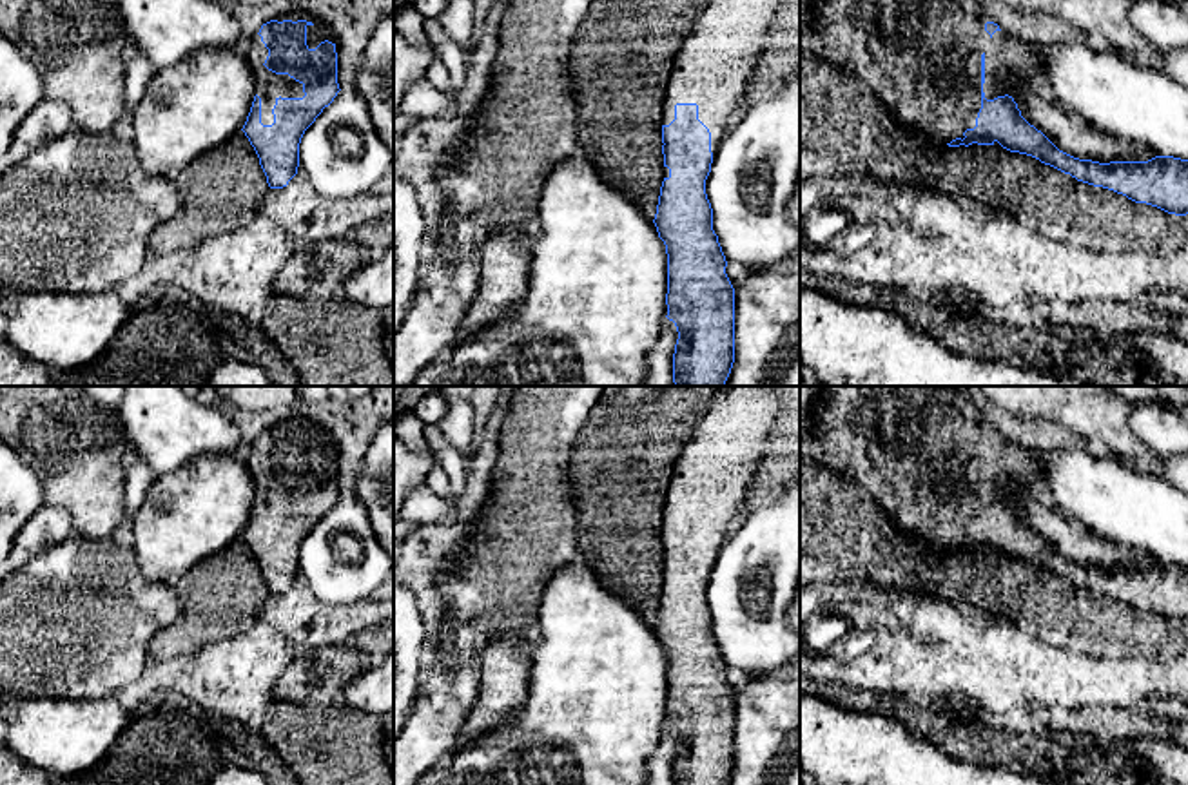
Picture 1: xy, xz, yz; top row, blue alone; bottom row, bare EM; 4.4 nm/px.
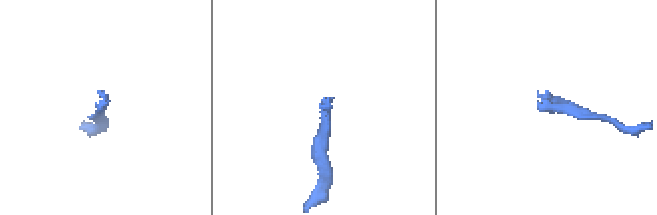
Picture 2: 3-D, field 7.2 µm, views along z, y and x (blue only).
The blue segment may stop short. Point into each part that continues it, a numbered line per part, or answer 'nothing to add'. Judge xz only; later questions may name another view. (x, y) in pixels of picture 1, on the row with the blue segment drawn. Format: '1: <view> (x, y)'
1: xz (713, 66)

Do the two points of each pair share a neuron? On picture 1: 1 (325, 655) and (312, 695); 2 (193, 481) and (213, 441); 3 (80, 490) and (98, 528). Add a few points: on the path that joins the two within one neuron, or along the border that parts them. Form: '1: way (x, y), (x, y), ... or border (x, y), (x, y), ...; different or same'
1: way (325, 664), (325, 671), (312, 686); same
2: border (231, 454), (204, 454), (165, 472); different
3: way (89, 499), (97, 506), (98, 519); same

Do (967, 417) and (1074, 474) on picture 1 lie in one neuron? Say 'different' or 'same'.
different

